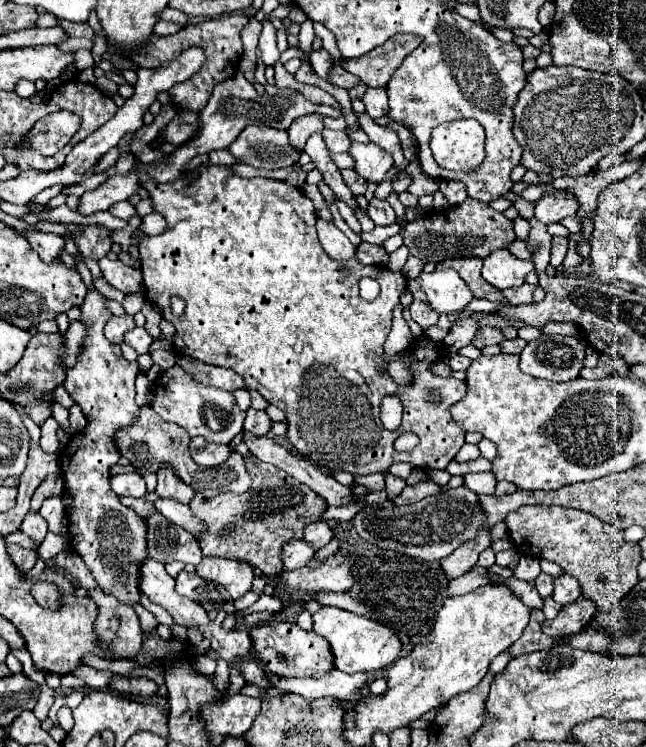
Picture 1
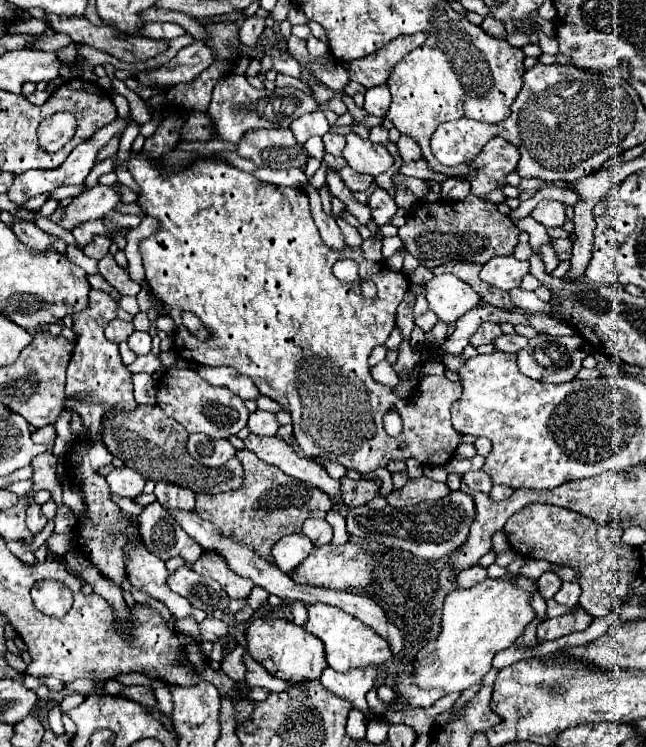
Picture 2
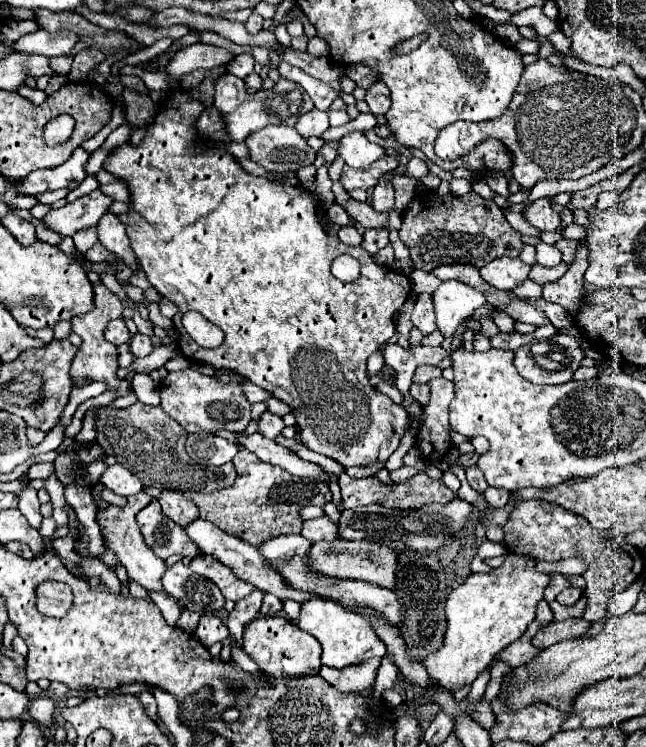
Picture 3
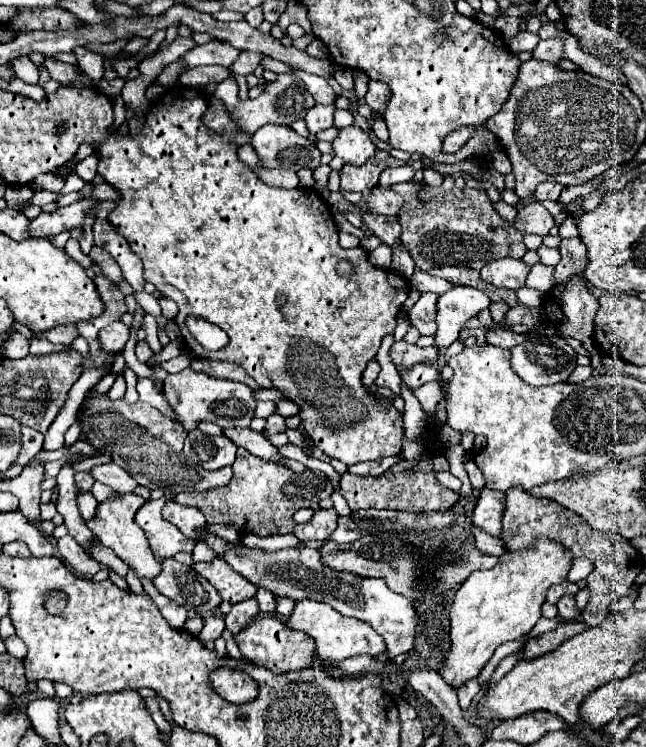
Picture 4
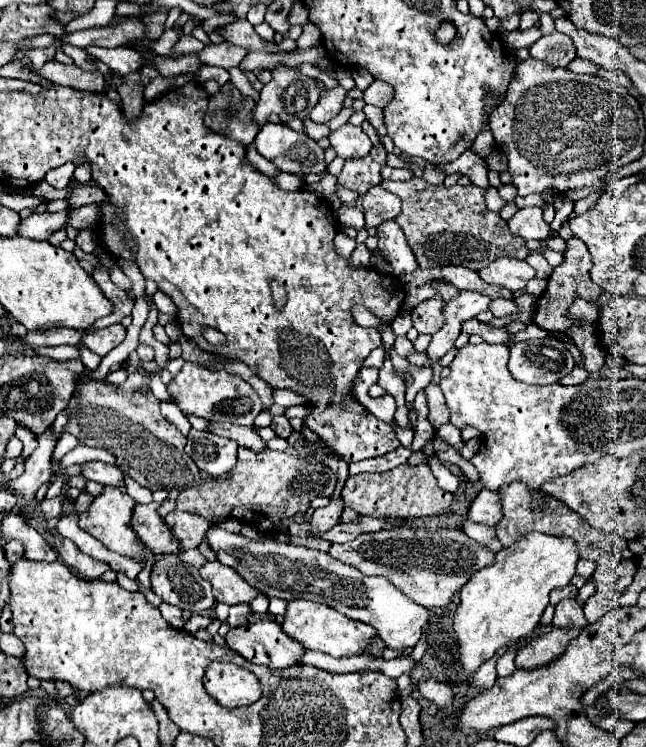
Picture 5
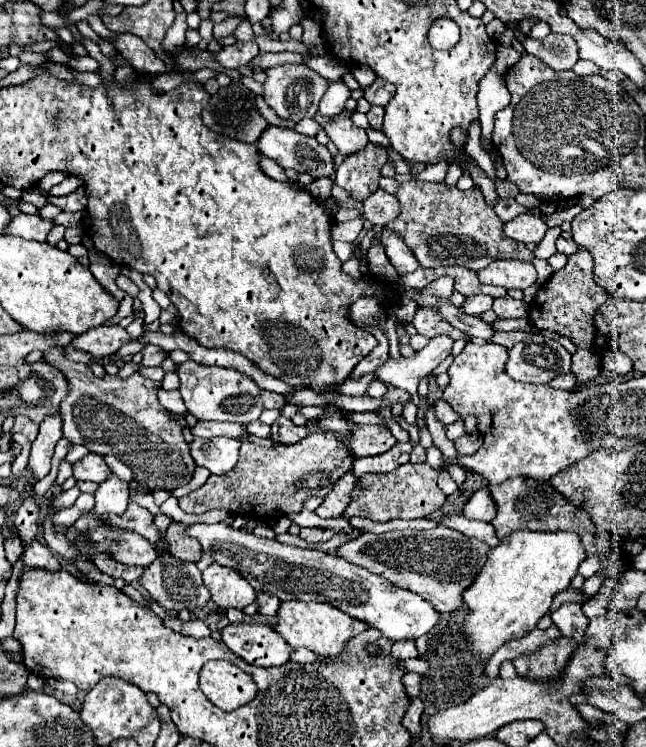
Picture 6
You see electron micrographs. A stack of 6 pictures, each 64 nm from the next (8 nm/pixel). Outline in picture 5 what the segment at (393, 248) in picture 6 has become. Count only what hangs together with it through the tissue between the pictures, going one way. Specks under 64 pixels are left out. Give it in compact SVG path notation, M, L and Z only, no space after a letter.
M394 220L378 224L376 234L378 234L378 248L386 254L386 260L396 276L410 274L412 270L418 268L414 254L408 248L408 242Z

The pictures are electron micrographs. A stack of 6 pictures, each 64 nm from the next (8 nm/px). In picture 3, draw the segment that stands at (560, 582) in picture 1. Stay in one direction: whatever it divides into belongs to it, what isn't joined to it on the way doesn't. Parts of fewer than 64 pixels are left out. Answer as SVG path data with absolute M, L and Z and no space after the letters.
M570 586L570 588L562 590L562 592L556 596L556 600L558 600L560 604L572 606L572 604L576 604L576 602L580 600L580 596L582 596L582 588L574 588L574 586Z

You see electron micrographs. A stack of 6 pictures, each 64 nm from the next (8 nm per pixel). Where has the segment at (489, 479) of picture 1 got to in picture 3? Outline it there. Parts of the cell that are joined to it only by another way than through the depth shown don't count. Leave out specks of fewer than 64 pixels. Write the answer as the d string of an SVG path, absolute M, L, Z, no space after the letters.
M468 468L466 470L466 478L468 478L468 484L478 490L478 492L484 492L488 488L488 482L484 478L484 474L478 470L478 468Z

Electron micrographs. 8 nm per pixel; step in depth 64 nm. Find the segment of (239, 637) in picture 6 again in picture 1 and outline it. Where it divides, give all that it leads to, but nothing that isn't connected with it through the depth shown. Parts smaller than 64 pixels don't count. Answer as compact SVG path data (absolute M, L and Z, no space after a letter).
M272 620L260 628L254 628L252 640L256 640L256 654L260 656L260 662L274 676L322 678L334 670L334 654L332 654L330 644L320 634L304 632L296 624Z

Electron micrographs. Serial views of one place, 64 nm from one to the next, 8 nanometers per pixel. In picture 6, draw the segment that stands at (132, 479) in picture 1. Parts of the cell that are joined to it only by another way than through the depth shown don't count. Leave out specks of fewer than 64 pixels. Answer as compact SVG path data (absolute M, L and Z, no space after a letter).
M88 454L84 460L74 462L74 478L76 480L92 480L102 484L112 476L112 470L106 466L106 462L98 454Z

